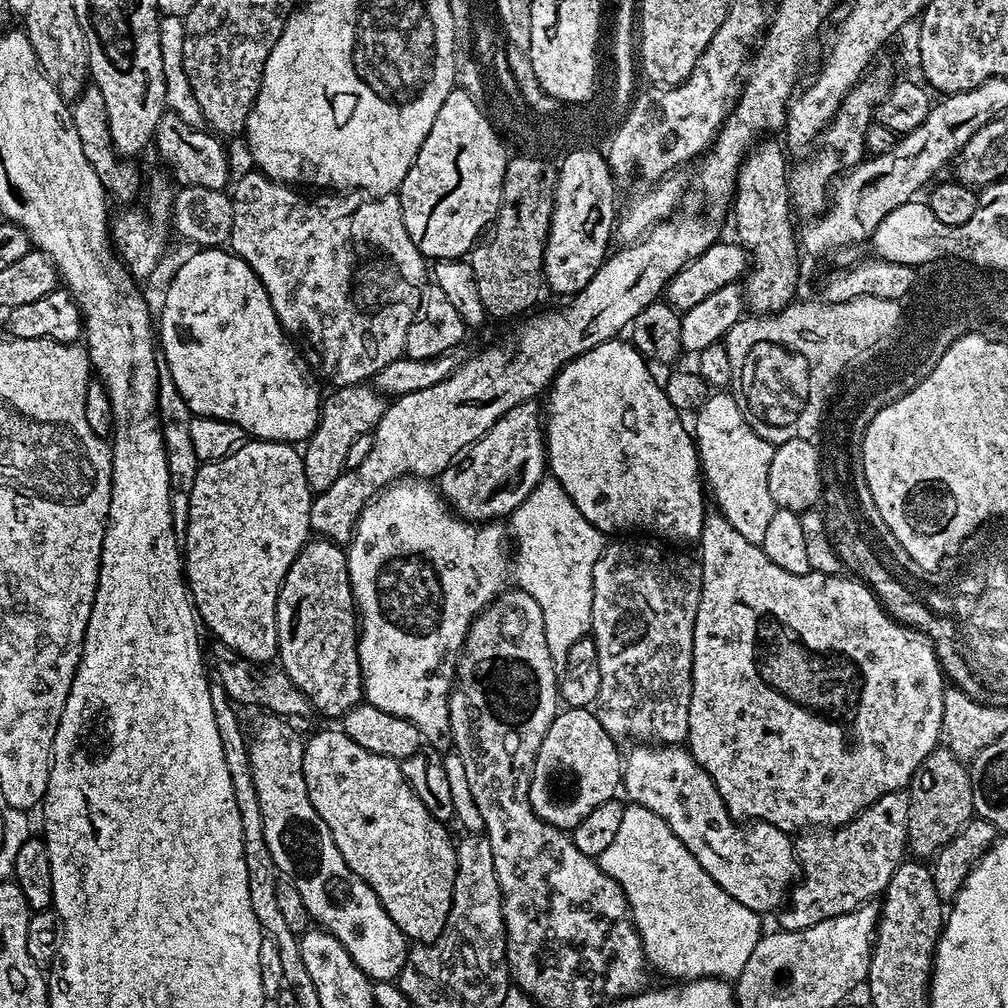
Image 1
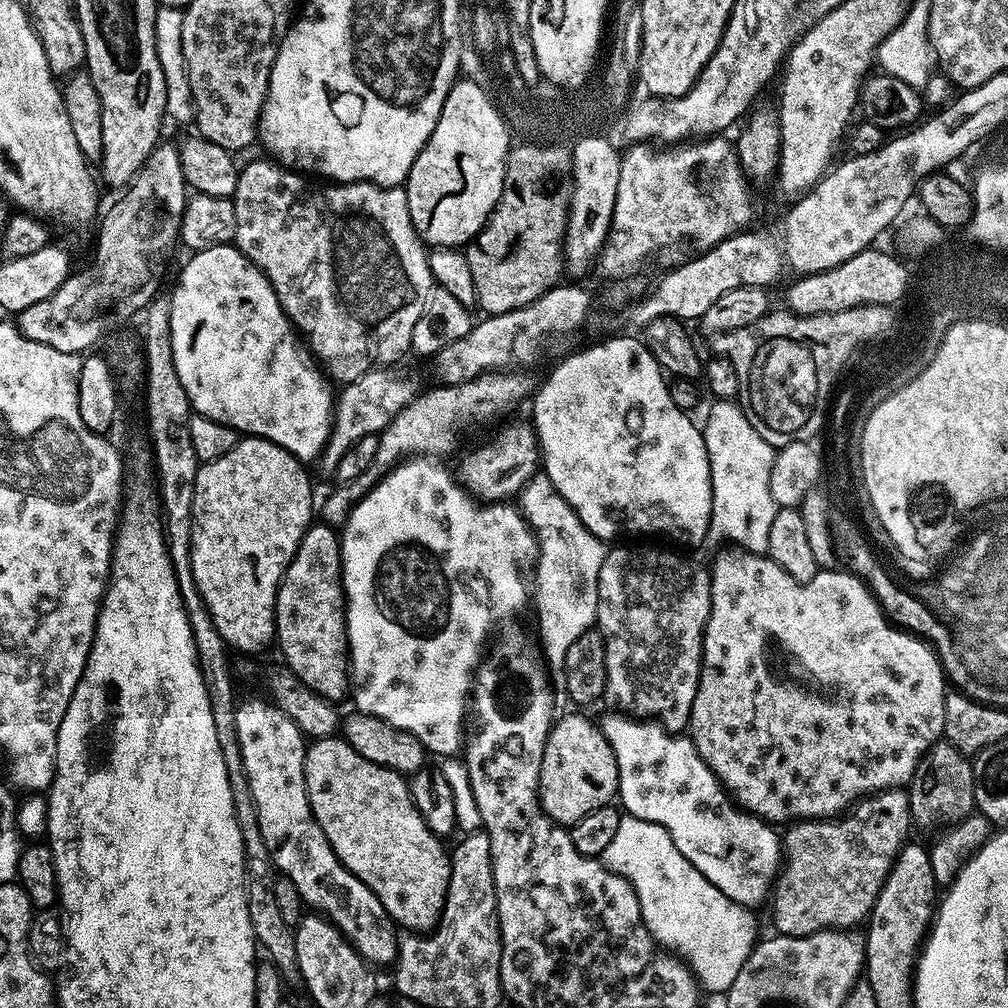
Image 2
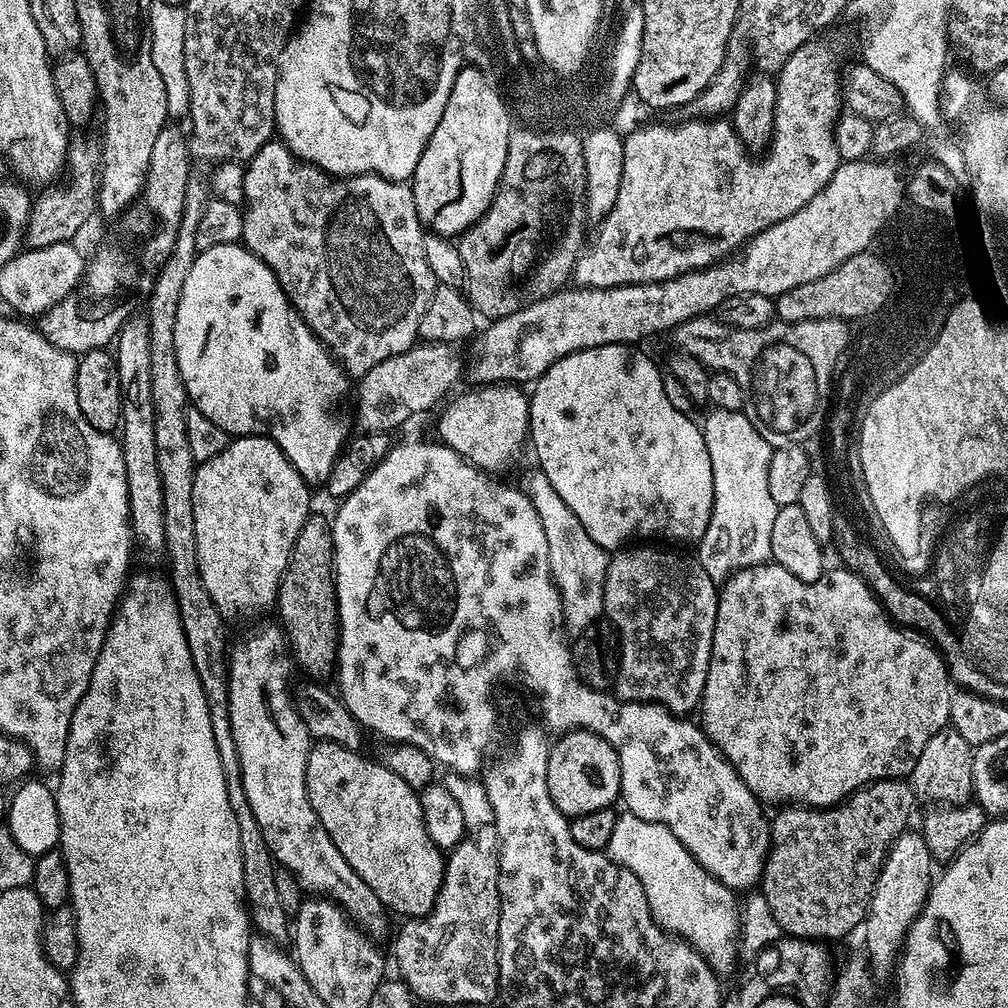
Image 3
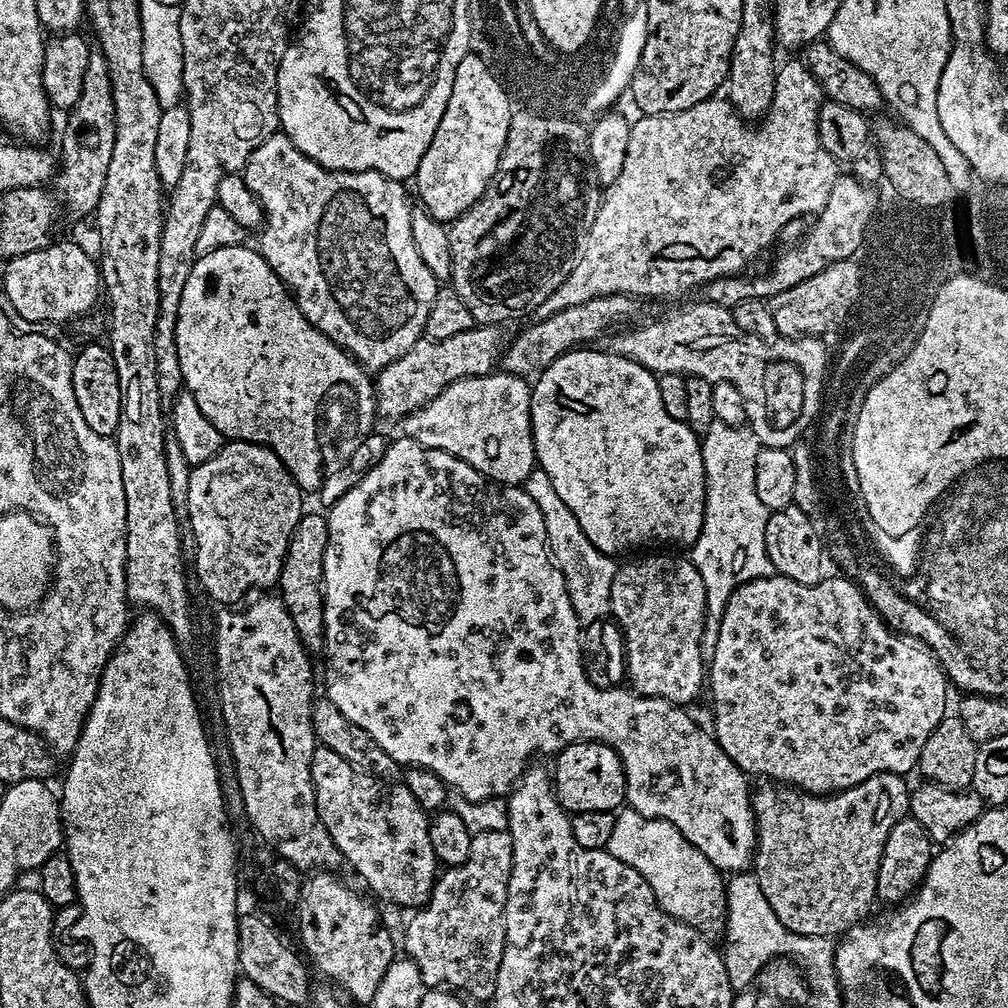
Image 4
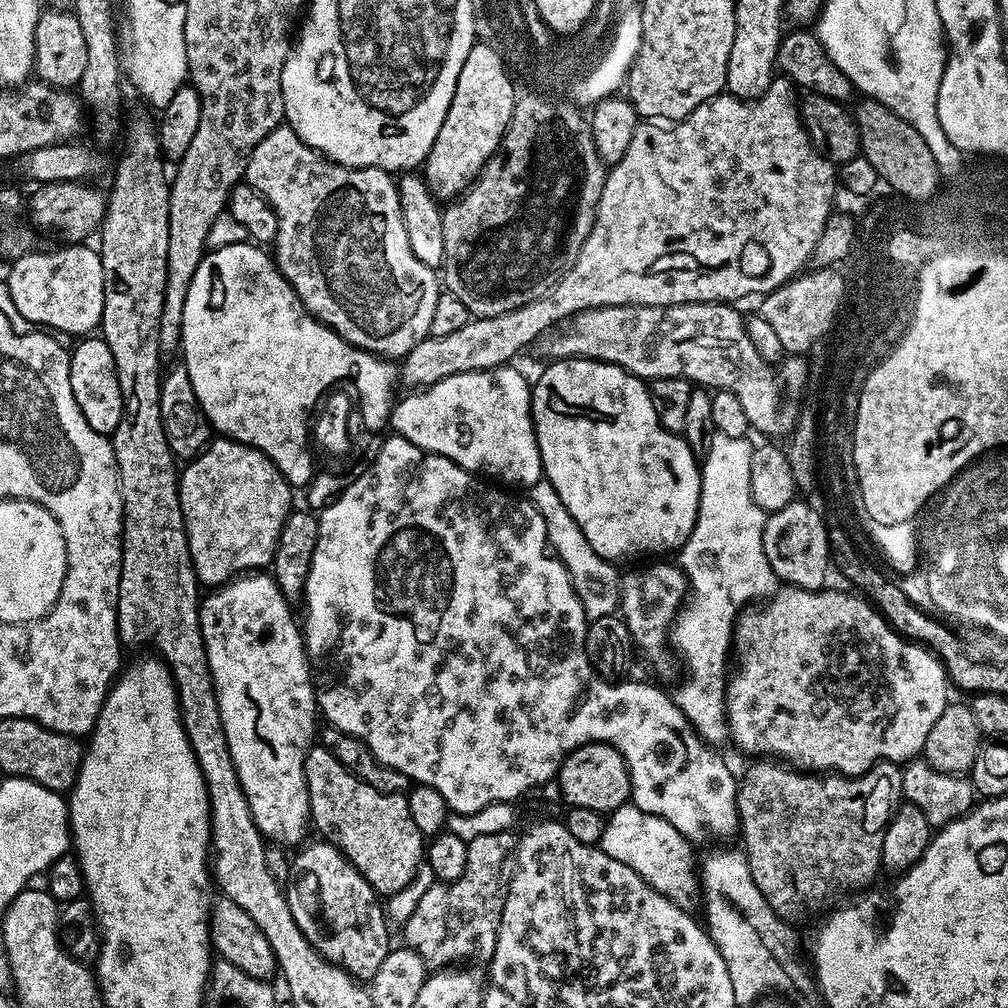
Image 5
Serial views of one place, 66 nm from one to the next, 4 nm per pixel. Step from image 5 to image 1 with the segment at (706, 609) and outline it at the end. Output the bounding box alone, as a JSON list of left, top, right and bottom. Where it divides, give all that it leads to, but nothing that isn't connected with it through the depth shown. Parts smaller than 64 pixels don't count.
[702,391,777,545]

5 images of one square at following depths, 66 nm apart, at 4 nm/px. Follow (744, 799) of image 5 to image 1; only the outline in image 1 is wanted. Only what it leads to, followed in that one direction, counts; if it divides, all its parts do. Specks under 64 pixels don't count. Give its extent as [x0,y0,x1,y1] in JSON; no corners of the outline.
[779,790,910,932]

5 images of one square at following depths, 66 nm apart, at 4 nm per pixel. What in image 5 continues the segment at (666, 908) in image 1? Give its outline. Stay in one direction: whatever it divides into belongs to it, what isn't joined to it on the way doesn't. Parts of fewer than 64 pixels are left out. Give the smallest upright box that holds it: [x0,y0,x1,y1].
[600,802,701,910]

